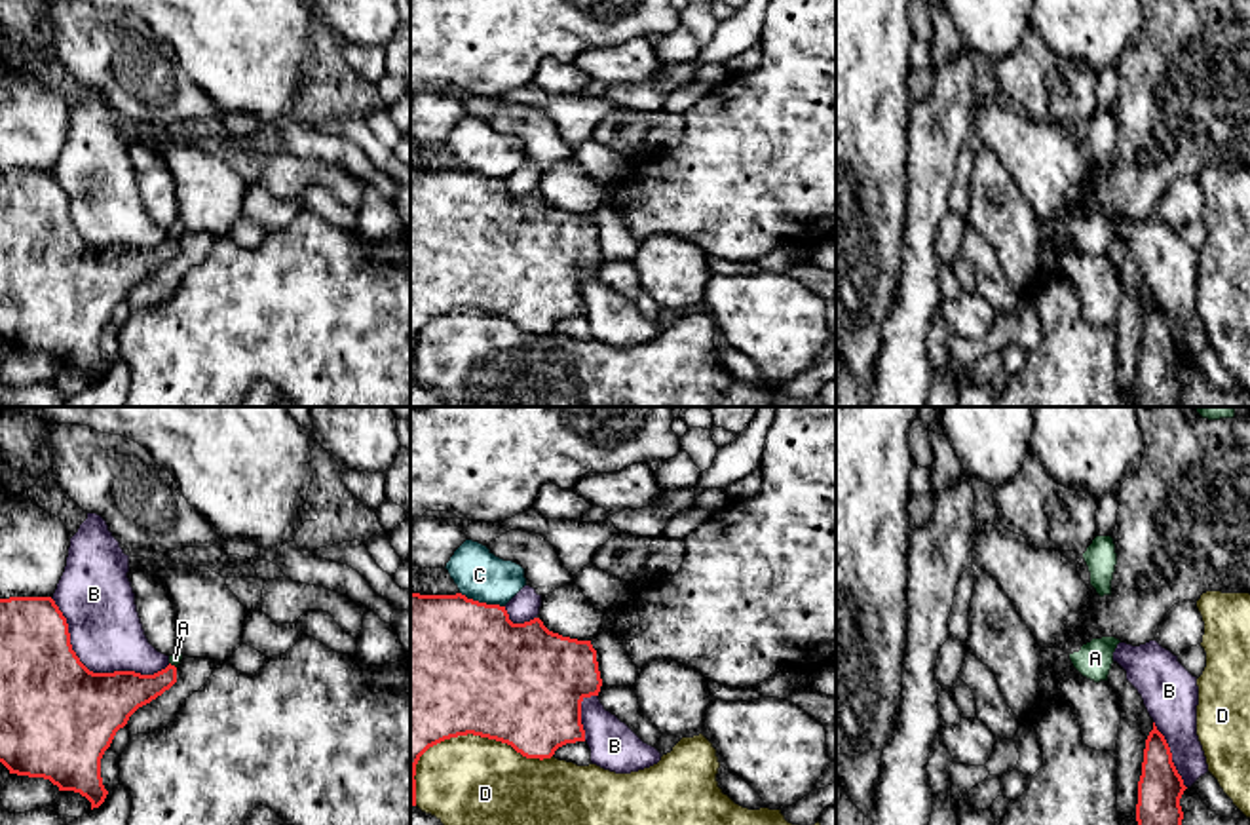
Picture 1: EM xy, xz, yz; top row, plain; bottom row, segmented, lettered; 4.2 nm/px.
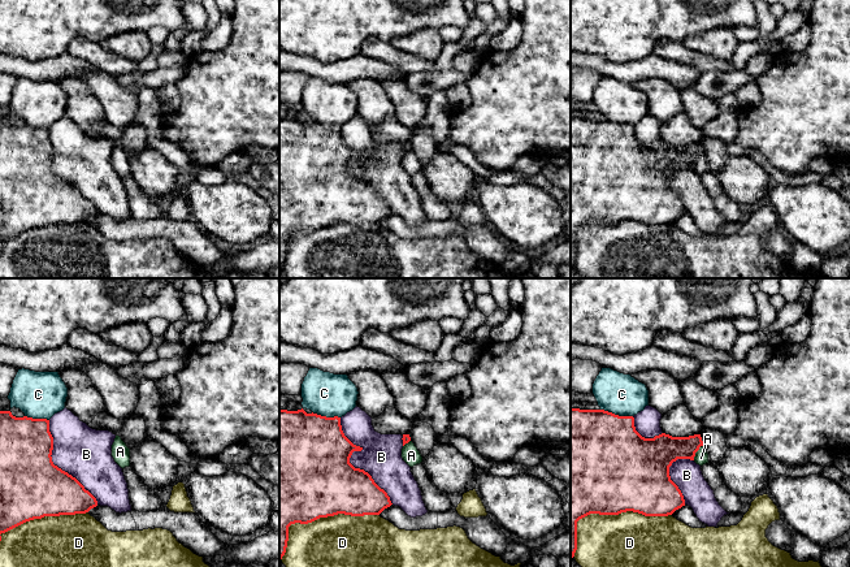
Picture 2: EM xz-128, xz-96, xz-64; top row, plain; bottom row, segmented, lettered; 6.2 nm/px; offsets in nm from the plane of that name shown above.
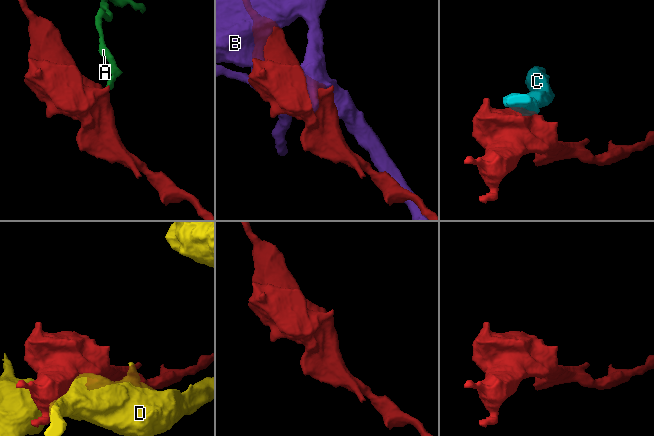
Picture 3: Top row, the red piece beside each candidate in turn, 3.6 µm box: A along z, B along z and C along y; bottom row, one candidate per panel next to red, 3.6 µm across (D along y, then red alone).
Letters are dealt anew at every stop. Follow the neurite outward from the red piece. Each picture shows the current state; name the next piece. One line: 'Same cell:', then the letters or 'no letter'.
Same cell: no letter

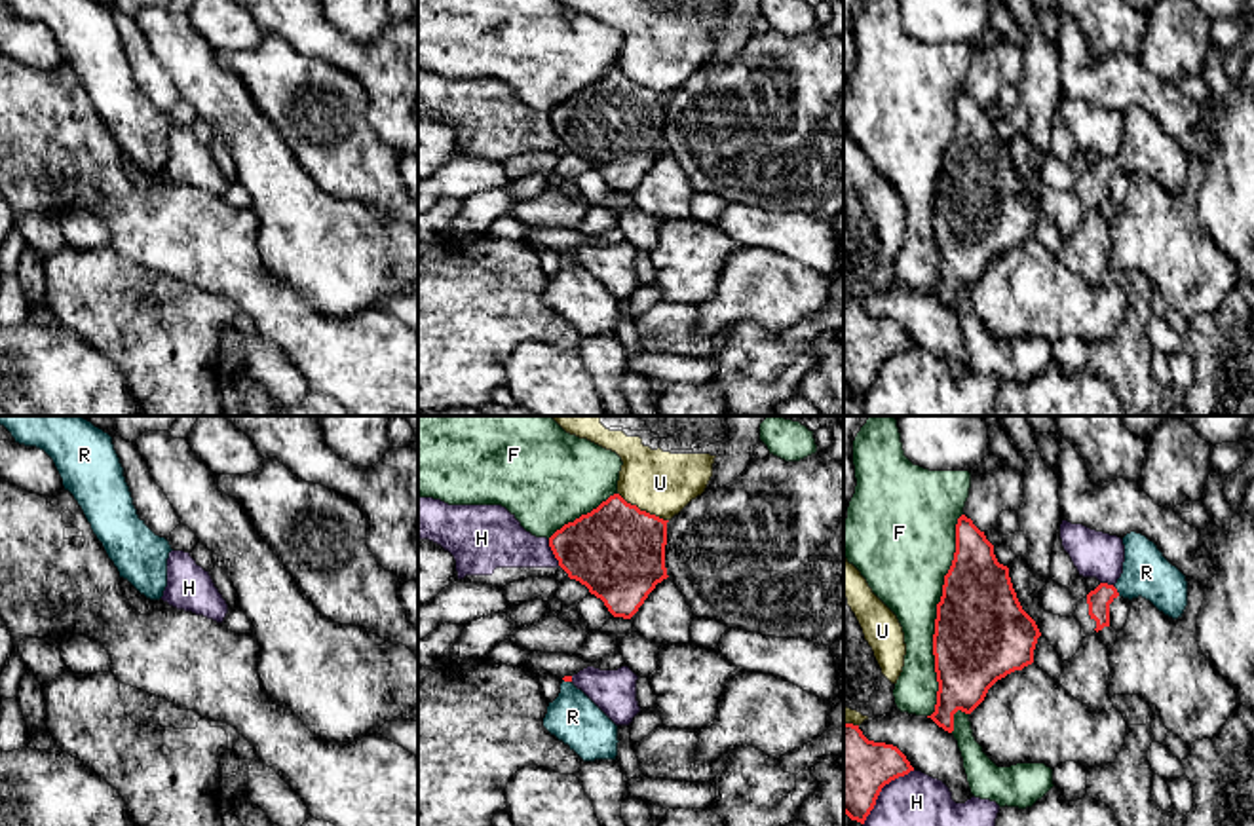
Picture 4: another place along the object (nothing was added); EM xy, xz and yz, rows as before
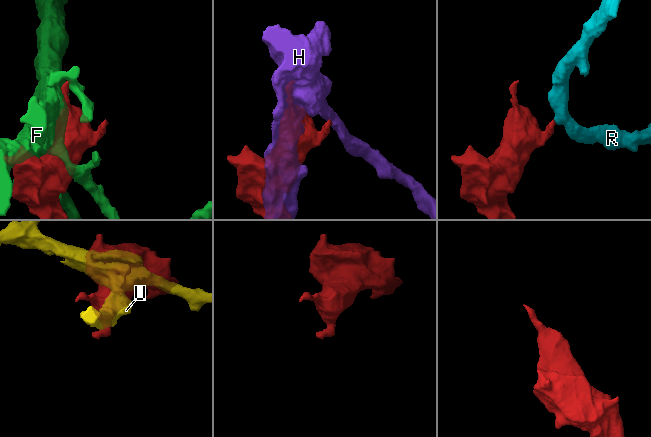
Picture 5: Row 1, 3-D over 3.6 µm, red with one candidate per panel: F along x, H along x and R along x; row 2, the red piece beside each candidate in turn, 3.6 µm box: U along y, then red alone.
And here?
Same cell: R

